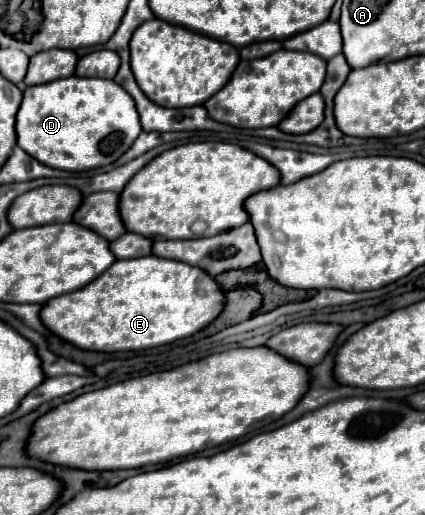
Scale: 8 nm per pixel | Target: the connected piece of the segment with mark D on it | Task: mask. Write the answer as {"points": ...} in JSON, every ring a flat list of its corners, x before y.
{"points":[[72,75,44,85,26,87,16,117,16,133,18,147,22,147,28,155,36,157,36,161,64,171,88,171,110,165,120,155,124,155,142,133,142,125,132,97,128,97,128,93,120,89,120,85,116,85,112,79,84,79]]}

